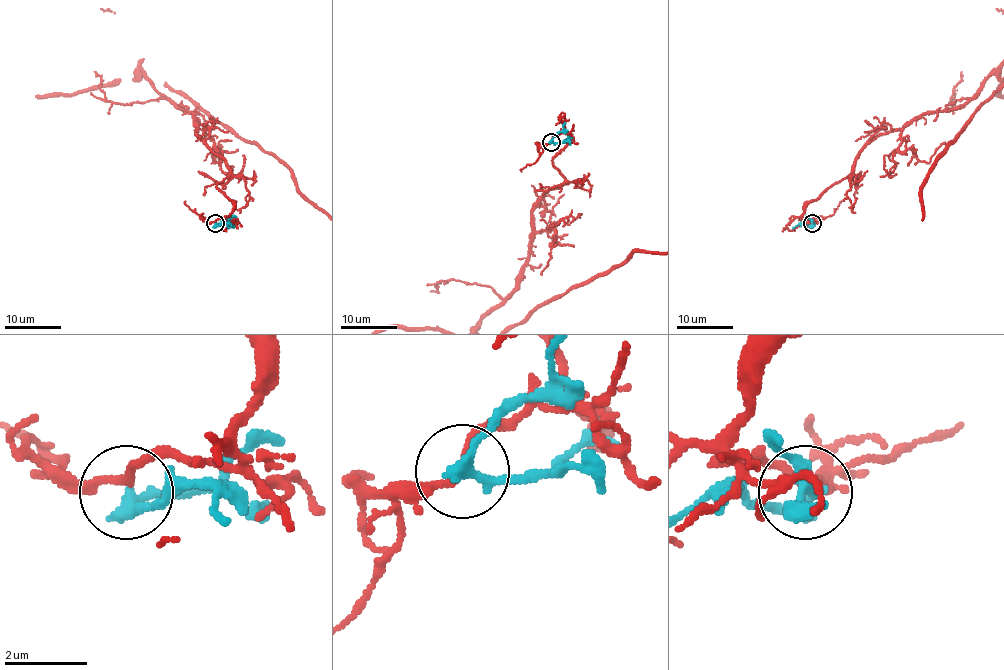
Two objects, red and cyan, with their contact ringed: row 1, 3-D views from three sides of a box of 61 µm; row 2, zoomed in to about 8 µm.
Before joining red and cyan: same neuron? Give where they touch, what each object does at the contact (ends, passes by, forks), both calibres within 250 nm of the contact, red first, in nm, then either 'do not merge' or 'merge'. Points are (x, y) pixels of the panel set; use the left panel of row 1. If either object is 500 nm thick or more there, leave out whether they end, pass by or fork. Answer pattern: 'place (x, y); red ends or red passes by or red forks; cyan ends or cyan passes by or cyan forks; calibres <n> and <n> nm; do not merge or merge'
place (215, 223); red passes by; cyan passes by; calibres 180 and 280 nm; do not merge

